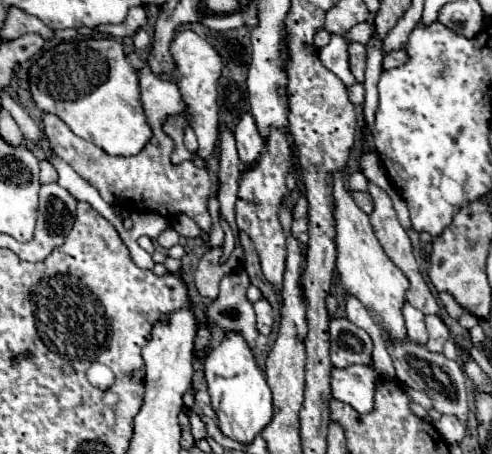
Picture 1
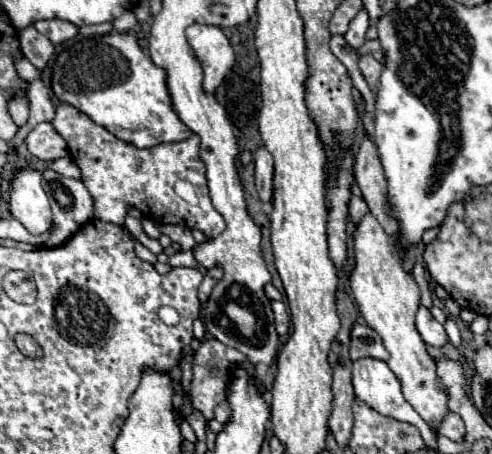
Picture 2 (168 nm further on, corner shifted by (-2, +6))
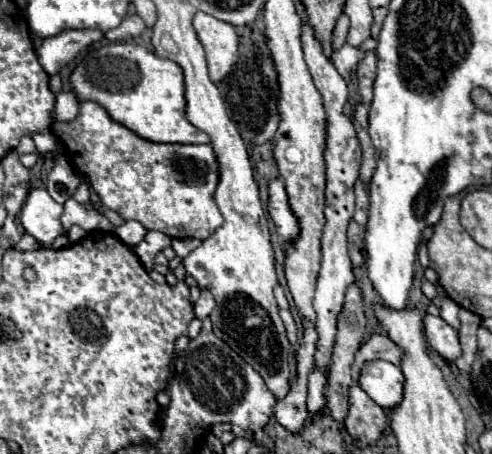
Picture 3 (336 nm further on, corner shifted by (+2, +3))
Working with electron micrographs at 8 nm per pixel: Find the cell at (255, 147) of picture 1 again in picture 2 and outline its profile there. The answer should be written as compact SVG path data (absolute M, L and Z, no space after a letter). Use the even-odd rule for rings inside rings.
M258 149L254 155L256 161L256 189L262 199L262 203L272 203L272 155L266 149Z

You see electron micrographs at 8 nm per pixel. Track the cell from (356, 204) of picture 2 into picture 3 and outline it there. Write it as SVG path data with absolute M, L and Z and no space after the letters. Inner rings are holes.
M354 220L348 226L348 252L350 252L354 268L364 262L364 256L362 256L362 252L364 252L364 228Z

